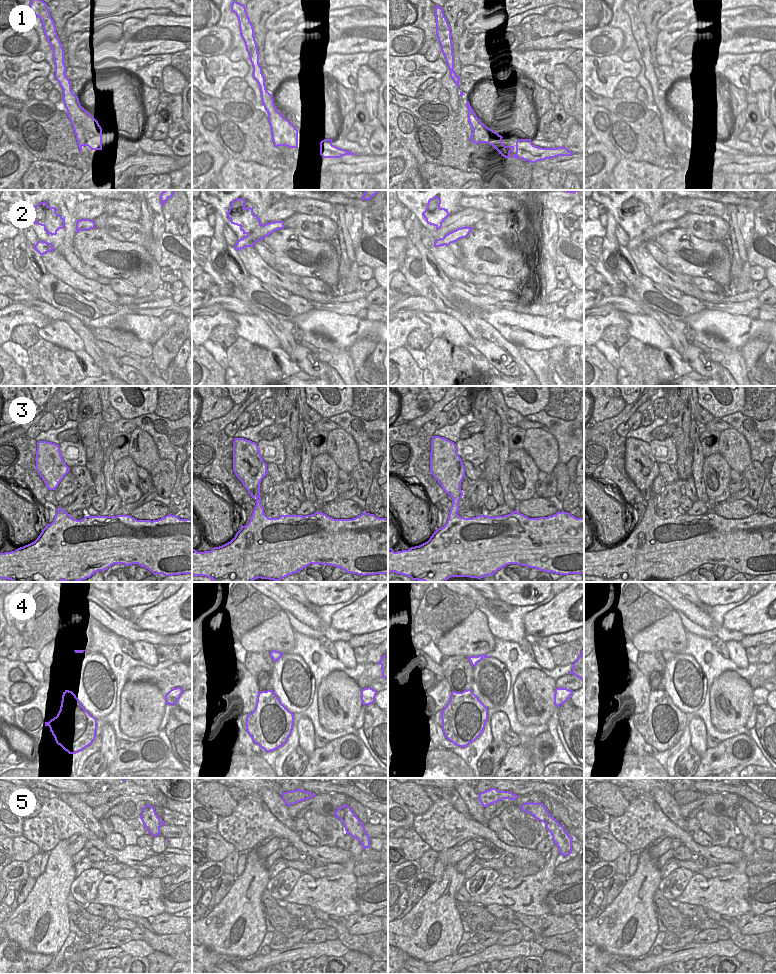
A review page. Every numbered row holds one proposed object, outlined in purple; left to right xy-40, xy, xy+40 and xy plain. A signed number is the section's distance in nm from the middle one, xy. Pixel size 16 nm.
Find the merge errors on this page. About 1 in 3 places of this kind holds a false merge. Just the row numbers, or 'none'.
1, 4, 5

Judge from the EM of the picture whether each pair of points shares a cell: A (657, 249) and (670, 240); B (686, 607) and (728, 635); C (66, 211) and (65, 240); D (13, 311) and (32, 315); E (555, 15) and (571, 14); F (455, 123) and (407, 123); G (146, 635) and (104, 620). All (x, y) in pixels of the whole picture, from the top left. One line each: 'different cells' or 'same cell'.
A: different cells
B: same cell
C: same cell
D: same cell
E: same cell
F: different cells
G: same cell

